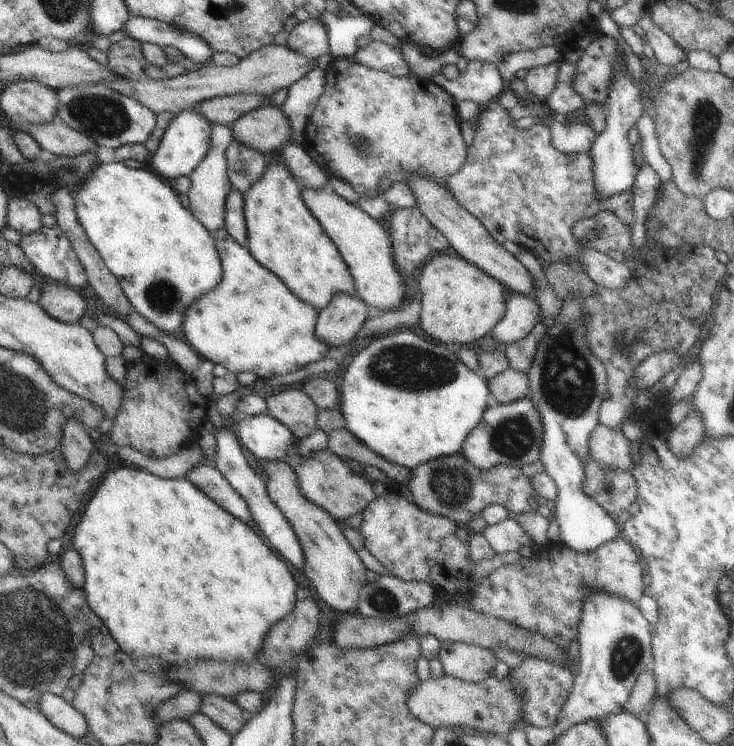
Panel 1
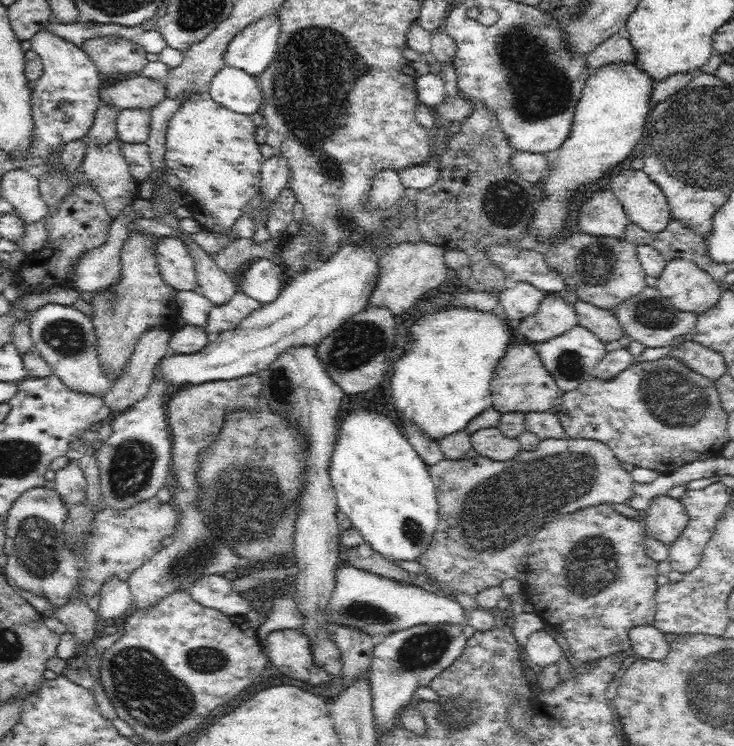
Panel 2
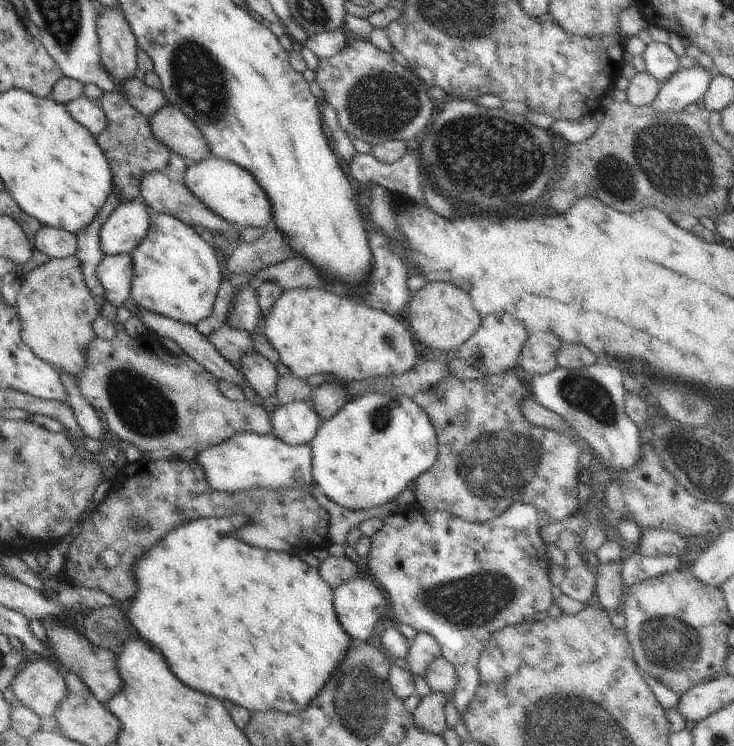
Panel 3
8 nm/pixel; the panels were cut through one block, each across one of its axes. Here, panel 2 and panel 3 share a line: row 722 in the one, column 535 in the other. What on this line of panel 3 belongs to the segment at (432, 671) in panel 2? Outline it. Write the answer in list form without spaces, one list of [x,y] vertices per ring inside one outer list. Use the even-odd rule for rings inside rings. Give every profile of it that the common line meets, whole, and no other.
[[[587,366],[581,369],[567,369],[556,367],[552,372],[545,375],[533,375],[531,379],[532,392],[534,400],[545,406],[553,413],[559,414],[579,438],[583,438],[590,446],[596,458],[602,464],[605,464],[612,474],[618,474],[627,471],[632,465],[637,465],[637,460],[641,457],[641,446],[639,437],[639,427],[626,414],[625,411],[625,389],[622,385],[622,372],[614,366]]]

